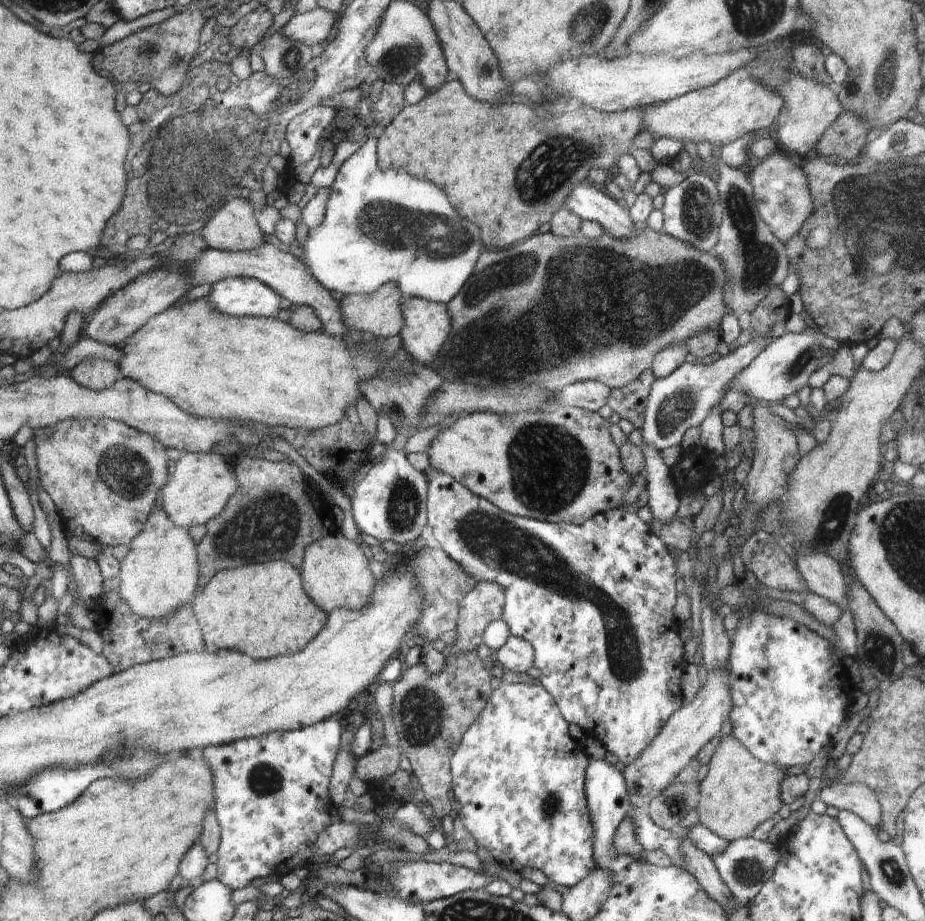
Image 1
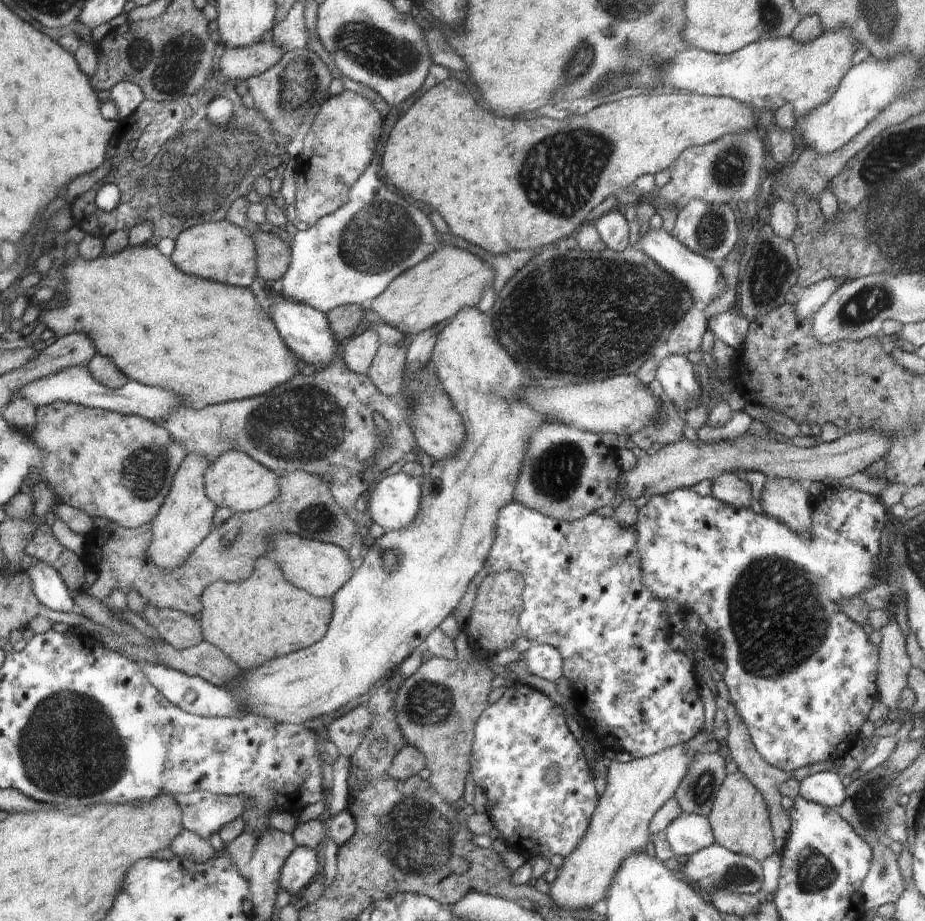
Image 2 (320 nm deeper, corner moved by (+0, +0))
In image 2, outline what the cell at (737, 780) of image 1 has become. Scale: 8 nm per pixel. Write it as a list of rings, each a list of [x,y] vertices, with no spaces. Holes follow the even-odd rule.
[[[739,770],[734,774],[727,774],[712,810],[707,816],[716,838],[716,843],[732,852],[743,854],[756,859],[760,864],[777,852],[772,850],[772,842],[775,842],[770,828],[770,816],[768,816],[765,797],[761,791],[750,782]]]

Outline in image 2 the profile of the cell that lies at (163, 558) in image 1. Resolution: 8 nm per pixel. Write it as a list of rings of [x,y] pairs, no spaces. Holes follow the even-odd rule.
[[[196,453],[188,454],[181,462],[170,494],[150,524],[153,542],[149,543],[149,557],[159,568],[176,570],[211,533],[216,503],[207,495],[205,478],[212,462],[214,460],[210,460],[206,455]]]

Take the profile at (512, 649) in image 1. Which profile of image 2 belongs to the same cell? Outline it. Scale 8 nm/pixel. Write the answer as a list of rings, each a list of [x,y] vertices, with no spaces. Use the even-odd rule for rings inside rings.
[[[532,644],[522,654],[526,654],[523,660],[532,674],[552,682],[563,676],[563,663],[565,660],[556,647],[547,644]]]

